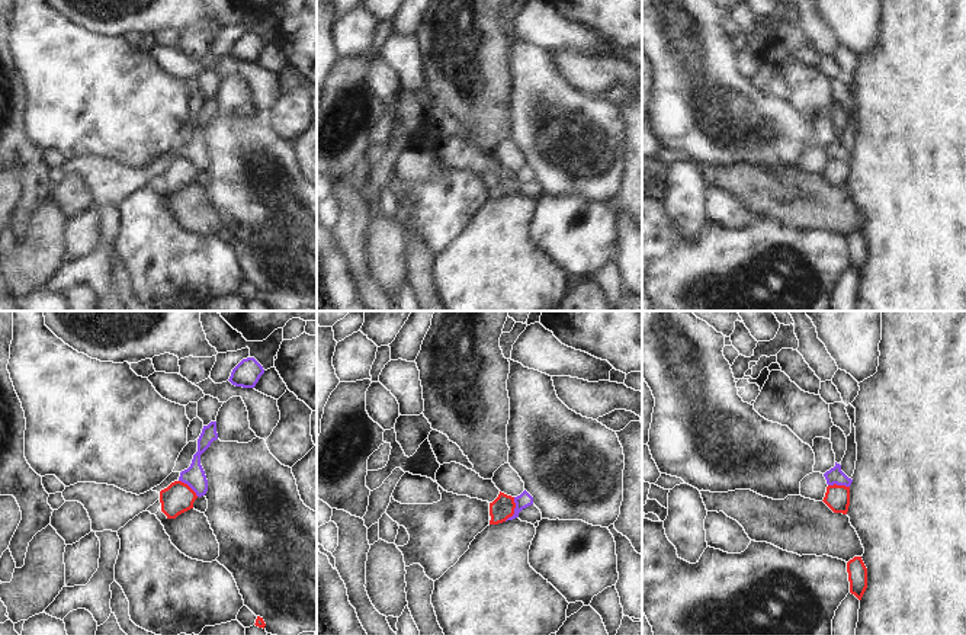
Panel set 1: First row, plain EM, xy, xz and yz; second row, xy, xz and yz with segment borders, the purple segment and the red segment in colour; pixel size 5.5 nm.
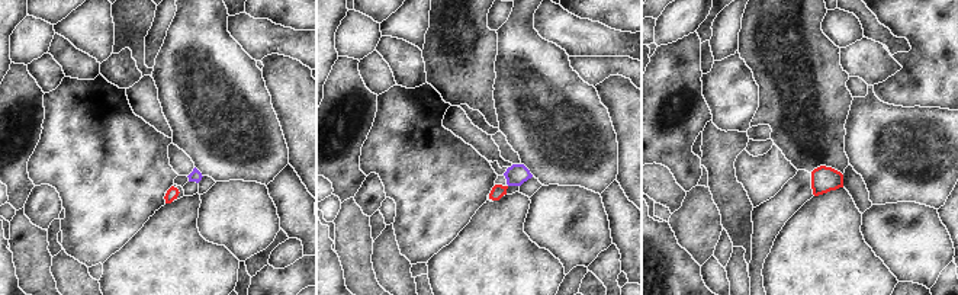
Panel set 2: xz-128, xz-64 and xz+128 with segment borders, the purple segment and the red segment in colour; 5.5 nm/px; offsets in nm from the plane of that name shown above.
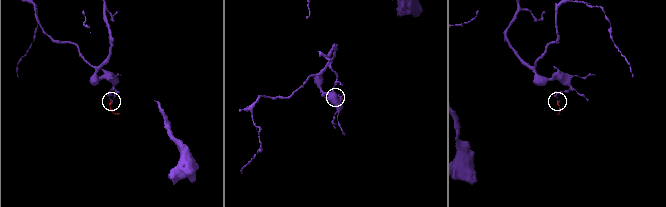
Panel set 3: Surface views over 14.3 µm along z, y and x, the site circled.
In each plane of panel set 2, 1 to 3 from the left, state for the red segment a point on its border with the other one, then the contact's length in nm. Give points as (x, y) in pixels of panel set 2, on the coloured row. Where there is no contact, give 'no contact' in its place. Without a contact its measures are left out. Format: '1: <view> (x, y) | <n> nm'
1: no contact
2: no contact
3: no contact

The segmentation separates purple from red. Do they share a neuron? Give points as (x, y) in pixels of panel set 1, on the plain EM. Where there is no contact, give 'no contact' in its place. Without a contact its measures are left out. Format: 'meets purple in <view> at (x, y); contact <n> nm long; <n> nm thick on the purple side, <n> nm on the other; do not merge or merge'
meets purple in xz at (514, 185); contact 150 nm long; 80 nm thick on the purple side, 130 nm on the other; do not merge

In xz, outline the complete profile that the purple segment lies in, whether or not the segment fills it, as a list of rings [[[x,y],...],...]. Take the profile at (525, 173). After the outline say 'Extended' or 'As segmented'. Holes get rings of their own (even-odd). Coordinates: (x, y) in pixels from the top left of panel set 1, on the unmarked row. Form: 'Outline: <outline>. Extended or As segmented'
Outline: [[[524,164],[520,170],[514,171],[516,183],[514,189],[508,192],[507,195],[513,195],[519,192],[519,187],[533,179],[533,171]]]. As segmented.

